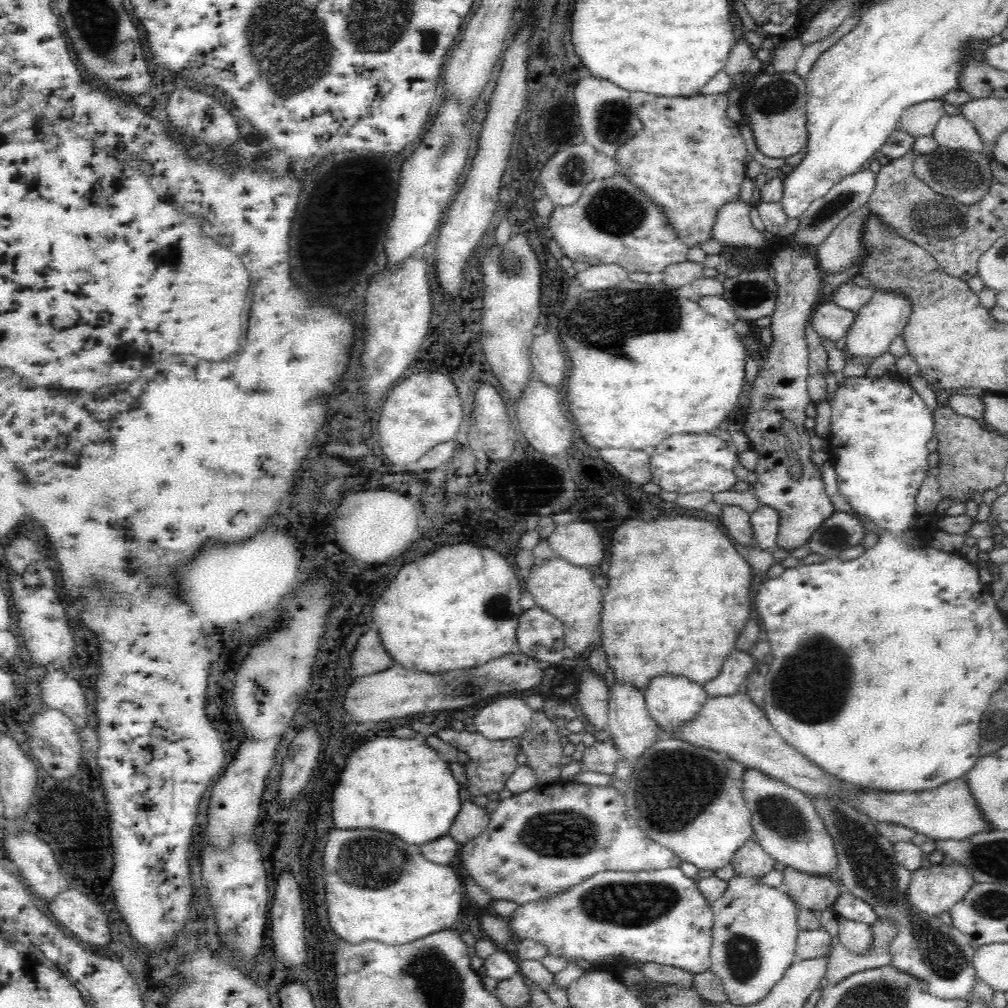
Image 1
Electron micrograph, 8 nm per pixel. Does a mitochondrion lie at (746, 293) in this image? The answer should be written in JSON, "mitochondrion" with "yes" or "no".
{"mitochondrion":"yes"}

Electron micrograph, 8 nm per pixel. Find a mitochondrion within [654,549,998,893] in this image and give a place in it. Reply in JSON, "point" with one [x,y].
{"point":[777,813]}

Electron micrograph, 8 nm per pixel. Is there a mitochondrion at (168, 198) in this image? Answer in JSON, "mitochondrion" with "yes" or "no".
{"mitochondrion":"no"}

